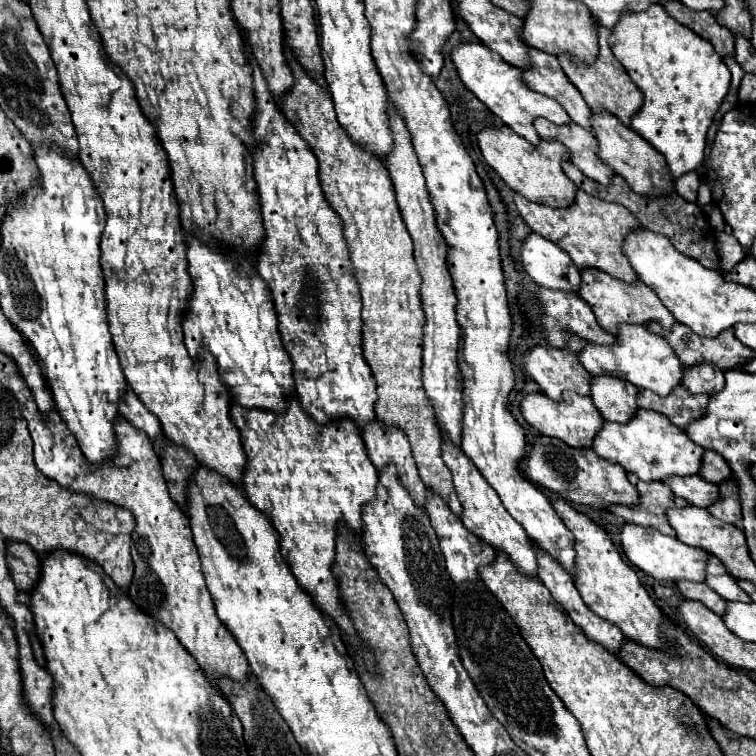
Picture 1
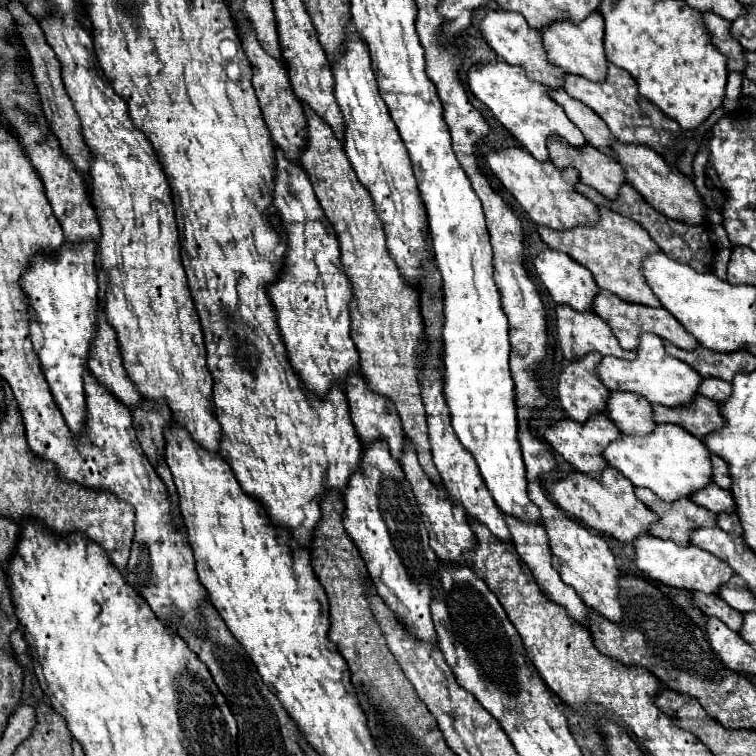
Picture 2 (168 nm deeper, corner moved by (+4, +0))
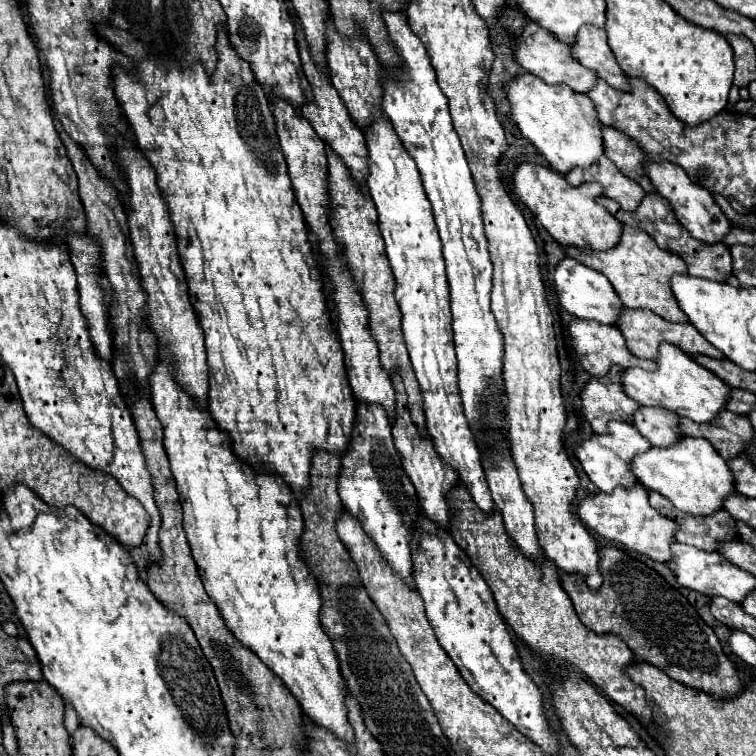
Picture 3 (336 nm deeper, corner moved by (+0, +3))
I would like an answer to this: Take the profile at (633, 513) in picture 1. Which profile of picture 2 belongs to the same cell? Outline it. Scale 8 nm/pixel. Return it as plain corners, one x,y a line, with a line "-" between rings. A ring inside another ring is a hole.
636,488
636,496
660,516
660,522
652,526
650,534
656,538
672,540
678,546
690,546
688,534
692,528
714,528
716,526
716,514
694,504
690,498
676,500
676,502
664,502
648,488

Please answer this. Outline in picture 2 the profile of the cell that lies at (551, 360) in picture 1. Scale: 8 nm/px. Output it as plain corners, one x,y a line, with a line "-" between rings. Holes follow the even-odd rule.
598,352
588,354
582,360
570,362
558,380
558,394
568,418
576,422
588,420
590,414
606,412
608,388
596,380
596,364
602,356

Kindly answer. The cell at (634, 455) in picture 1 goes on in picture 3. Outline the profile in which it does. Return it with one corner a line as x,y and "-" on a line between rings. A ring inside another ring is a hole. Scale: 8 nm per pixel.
684,435
670,447
652,447
638,453
630,461
630,469
644,487
662,493
676,509
692,515
708,515
722,509
724,497
734,491
734,479
726,461
702,437

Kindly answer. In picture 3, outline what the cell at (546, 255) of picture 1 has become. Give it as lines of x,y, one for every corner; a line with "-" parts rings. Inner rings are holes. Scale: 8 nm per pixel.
564,257
556,265
556,271
554,271
554,287
556,287
556,293
558,293
560,305
570,315
576,315
580,319
592,319
592,321
606,323
606,325
614,325
618,321
622,301
616,297
610,281
602,273
598,273
596,269
590,269
582,263
578,263
576,259

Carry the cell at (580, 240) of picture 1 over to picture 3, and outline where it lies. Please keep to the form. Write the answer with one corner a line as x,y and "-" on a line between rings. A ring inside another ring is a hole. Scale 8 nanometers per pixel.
622,223
622,235
618,245
614,245
612,249
606,251
592,251
592,255
586,255
586,251
578,249
578,247
564,247
566,255
604,273
608,277
608,281
612,283
614,291
618,293
620,301
624,303
624,307
630,309
650,309
656,315
668,319
668,321
676,321
676,323
686,323
686,315
680,311
672,291
670,291
670,277
674,273
686,273
686,265
682,261
682,257
678,255
670,255
668,251
662,251
656,241
638,227
630,227
626,223

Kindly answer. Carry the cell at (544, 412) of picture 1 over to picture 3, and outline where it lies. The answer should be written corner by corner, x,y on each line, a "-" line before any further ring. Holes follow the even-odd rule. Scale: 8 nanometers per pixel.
610,421
608,423
608,433
604,435
596,435
592,433
588,439
582,439
576,449
574,455
576,459
582,463
586,475
590,477
590,481
604,493
610,493
612,489
616,489
618,485
628,487
636,483
634,473
630,471
630,459
636,453
642,453
644,449
650,447
650,441
644,439
634,425
626,423
626,421

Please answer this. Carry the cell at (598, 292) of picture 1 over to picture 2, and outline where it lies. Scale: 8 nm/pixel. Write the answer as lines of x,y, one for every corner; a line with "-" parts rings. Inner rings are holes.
600,290
600,296
596,296
596,300
594,300
594,312
608,322
608,326
612,328
614,336
618,338
618,342
624,350
636,350
636,344
640,344
640,334
644,334
644,332
656,334
662,340
668,340
668,342
672,342
674,346
678,346
682,350
694,350
698,346
696,338
690,332
686,332
686,328
664,308
630,304
630,302
624,302
618,296
614,296
606,290

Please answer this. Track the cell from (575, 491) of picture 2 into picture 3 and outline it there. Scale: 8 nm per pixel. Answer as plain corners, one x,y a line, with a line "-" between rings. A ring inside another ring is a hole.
636,483
630,489
616,487
612,493
600,491
600,493
588,495
576,505
576,515
586,527
596,531
600,537
606,537
608,541
614,541
614,545
618,547
624,545
656,561
668,561
670,557
670,543
674,541
676,523
660,515
654,507
650,507
648,493
642,483

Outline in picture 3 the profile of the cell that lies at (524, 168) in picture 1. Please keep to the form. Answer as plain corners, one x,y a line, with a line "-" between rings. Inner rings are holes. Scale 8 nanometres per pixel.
538,163
516,165
512,179
516,195
560,245
576,245
582,249
610,249
610,245
616,245
616,241
620,239
620,223
608,209
596,203
596,195
602,195
602,185
582,183
578,187
572,187
560,173

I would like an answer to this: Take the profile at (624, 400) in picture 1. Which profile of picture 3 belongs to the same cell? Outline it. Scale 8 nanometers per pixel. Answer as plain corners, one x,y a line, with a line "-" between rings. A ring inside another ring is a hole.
642,405
634,413
634,427
656,447
672,445
676,437
682,437
678,429
678,417
672,411
660,407

